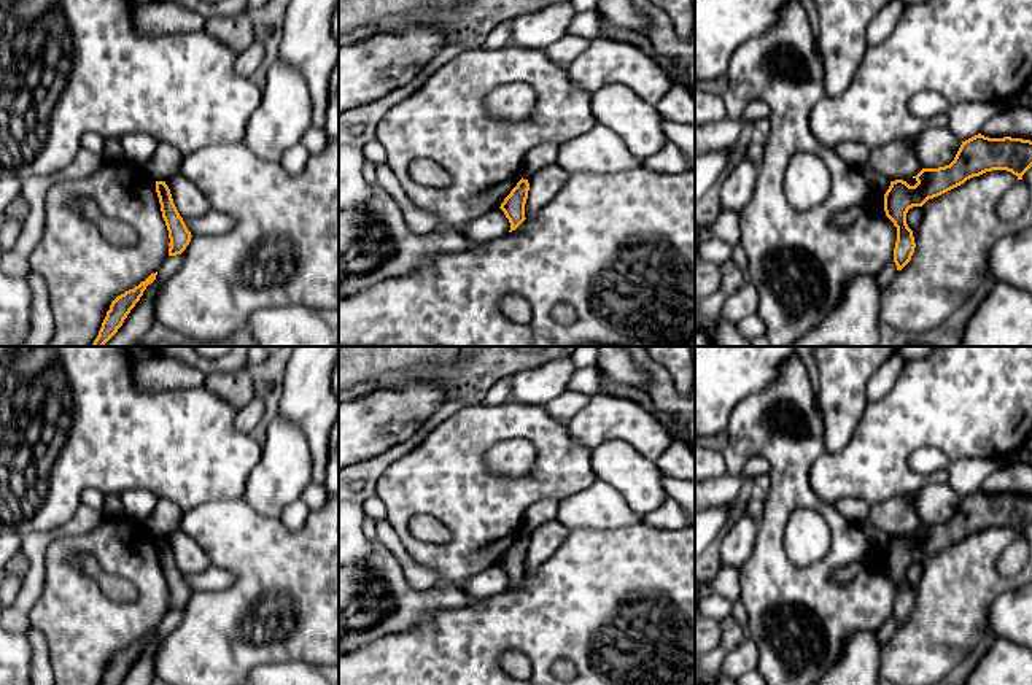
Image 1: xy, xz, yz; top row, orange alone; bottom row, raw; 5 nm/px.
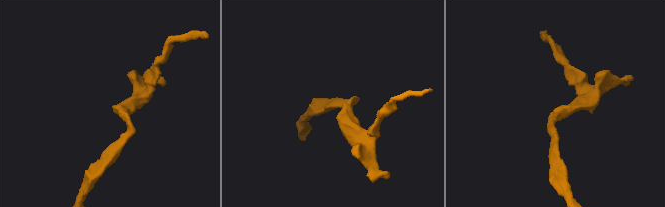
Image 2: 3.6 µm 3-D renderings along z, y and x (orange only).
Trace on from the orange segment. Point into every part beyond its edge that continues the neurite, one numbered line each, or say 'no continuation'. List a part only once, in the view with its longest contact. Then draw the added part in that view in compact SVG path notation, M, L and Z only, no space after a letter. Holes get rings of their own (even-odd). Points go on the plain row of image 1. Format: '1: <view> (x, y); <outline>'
no continuation

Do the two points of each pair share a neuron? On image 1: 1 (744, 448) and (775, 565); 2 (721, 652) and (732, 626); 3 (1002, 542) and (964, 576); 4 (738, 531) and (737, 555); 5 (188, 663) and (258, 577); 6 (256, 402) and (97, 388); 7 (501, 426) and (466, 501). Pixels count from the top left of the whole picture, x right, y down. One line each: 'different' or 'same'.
1: same
2: same
3: same
4: same
5: same
6: different
7: same

